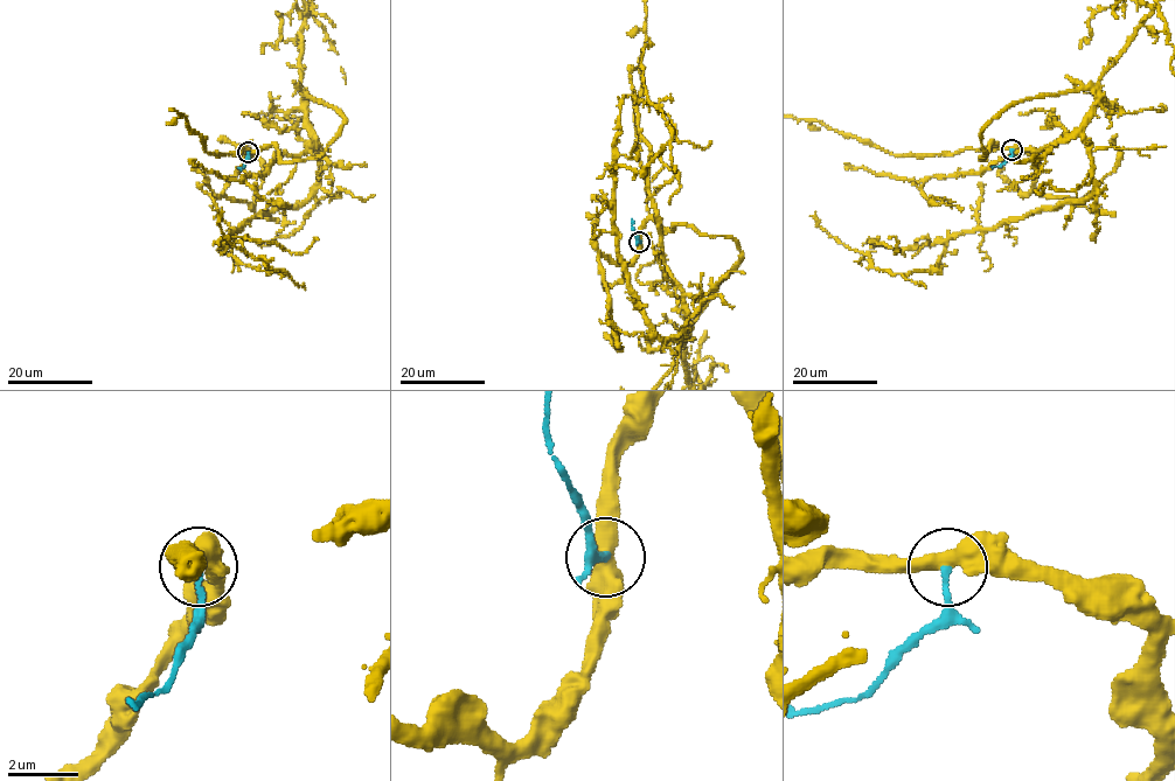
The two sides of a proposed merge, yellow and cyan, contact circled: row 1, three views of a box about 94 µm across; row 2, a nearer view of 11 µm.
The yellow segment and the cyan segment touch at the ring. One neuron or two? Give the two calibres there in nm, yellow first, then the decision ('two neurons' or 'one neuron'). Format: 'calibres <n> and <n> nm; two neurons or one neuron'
calibres 480 and 190 nm; two neurons

